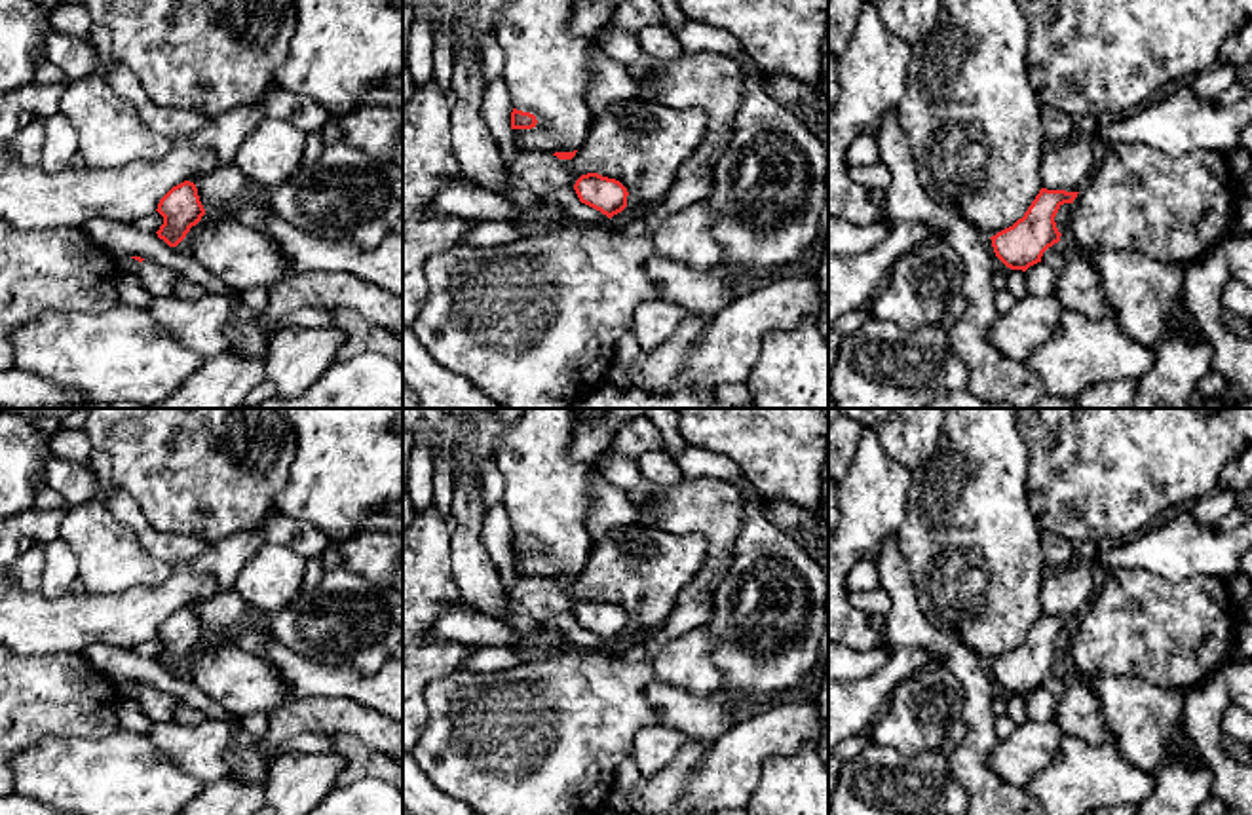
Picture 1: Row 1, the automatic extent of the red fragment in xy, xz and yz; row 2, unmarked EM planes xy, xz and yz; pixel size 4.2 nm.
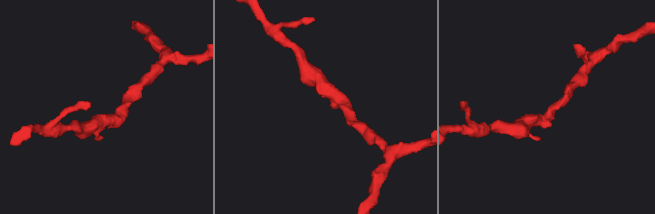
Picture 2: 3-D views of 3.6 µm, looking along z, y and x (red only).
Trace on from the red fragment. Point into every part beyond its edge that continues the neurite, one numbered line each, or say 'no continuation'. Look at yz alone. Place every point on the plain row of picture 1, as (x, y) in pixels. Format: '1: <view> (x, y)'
no continuation

